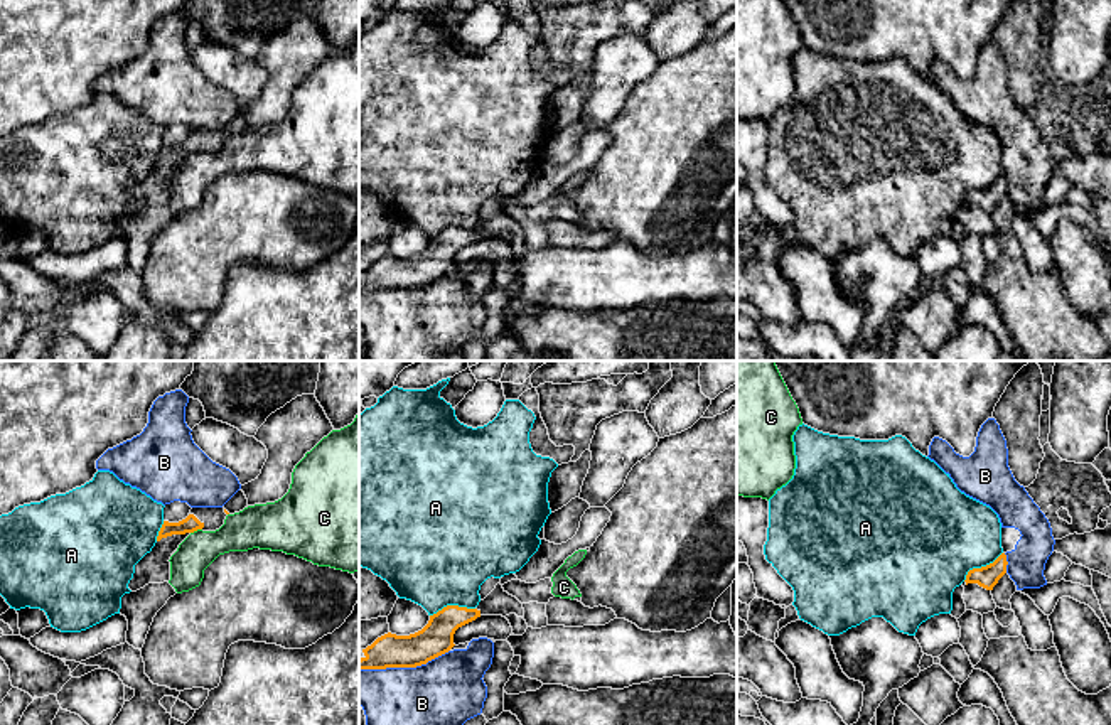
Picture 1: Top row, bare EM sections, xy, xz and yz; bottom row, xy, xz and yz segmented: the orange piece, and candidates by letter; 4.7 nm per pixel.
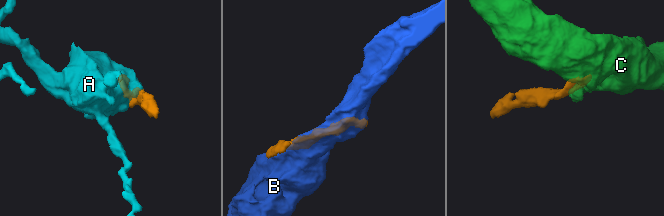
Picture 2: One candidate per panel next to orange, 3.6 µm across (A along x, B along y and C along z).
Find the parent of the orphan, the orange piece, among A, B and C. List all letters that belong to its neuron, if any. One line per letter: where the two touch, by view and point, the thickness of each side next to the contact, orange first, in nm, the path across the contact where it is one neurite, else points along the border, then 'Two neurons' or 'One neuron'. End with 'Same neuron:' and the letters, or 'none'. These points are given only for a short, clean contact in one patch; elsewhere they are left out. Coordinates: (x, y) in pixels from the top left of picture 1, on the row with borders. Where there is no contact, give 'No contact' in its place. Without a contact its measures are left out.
A: Touches orange at xz (452, 606). Thickness 160 nm (orange) against 480 nm. Two neurons
B: Touches orange at xz (403, 666). Thickness 160 nm (orange) against 340 nm. Two neurons
C: Touches orange at xy (196, 530). Thickness 80 nm (orange) against 190 nm. Boundary: xy (201, 528), (191, 533). Two neurons
Same neuron: none

